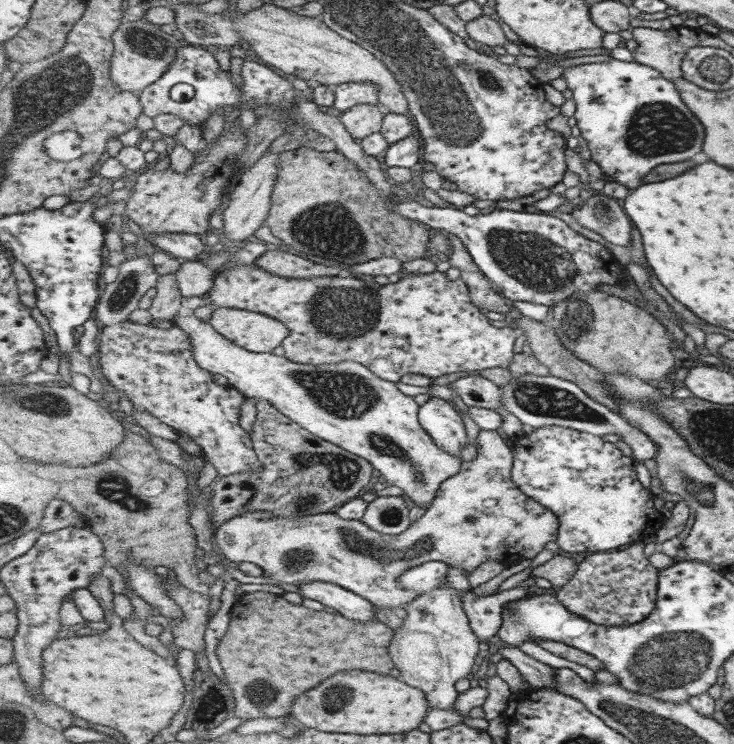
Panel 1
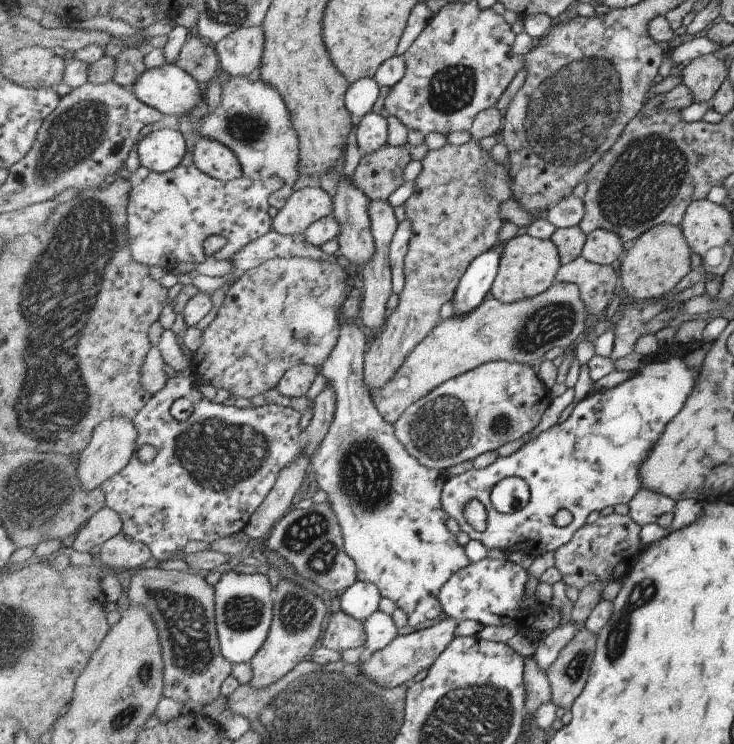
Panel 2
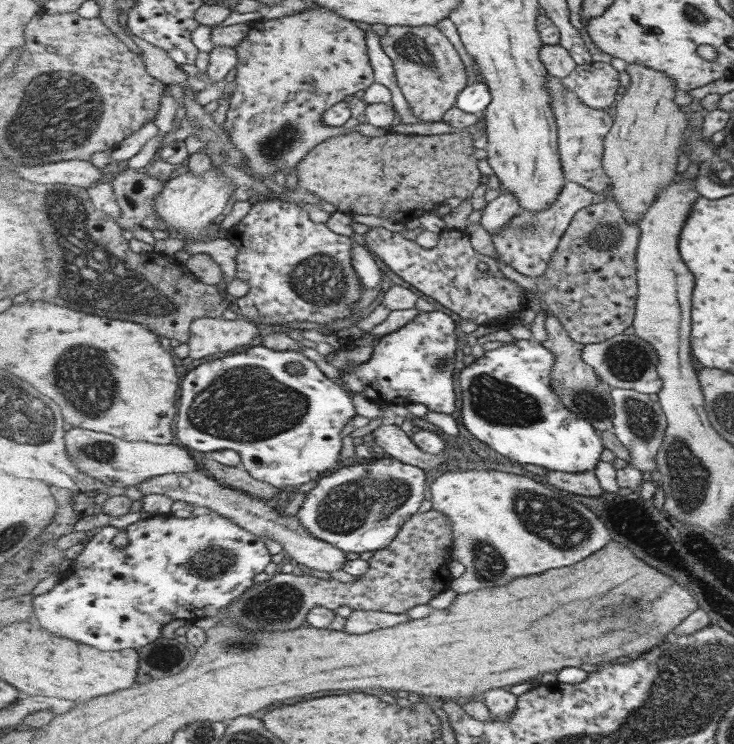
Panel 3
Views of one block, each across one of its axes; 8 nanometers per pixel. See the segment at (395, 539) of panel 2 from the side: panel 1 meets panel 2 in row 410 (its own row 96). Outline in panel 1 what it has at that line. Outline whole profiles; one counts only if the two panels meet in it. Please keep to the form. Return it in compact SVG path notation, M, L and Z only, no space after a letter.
M348 82L342 85L332 85L336 99L334 108L337 111L353 109L359 104L375 104L380 102L380 86L374 82Z

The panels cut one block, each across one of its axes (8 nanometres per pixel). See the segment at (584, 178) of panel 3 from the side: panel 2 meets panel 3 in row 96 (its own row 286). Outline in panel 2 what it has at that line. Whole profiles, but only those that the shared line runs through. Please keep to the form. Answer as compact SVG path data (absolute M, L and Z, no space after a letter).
M559 280L540 295L513 304L504 303L495 297L489 298L489 300L484 300L481 306L478 306L473 312L467 313L463 317L455 314L440 321L439 325L409 355L405 364L399 369L399 372L396 372L395 378L389 384L382 389L371 389L372 399L382 415L394 425L412 404L427 396L427 393L449 379L465 374L481 365L493 361L509 361L538 368L539 363L543 361L545 352L549 352L555 346L569 349L585 336L589 316L579 285Z

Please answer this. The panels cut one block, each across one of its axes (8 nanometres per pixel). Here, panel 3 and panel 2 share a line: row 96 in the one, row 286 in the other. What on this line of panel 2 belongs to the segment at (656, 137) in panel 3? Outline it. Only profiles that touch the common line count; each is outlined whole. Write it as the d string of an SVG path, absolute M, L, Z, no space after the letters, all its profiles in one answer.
M659 225L644 232L628 247L618 263L623 290L629 297L645 301L671 292L691 272L691 252L681 226Z

